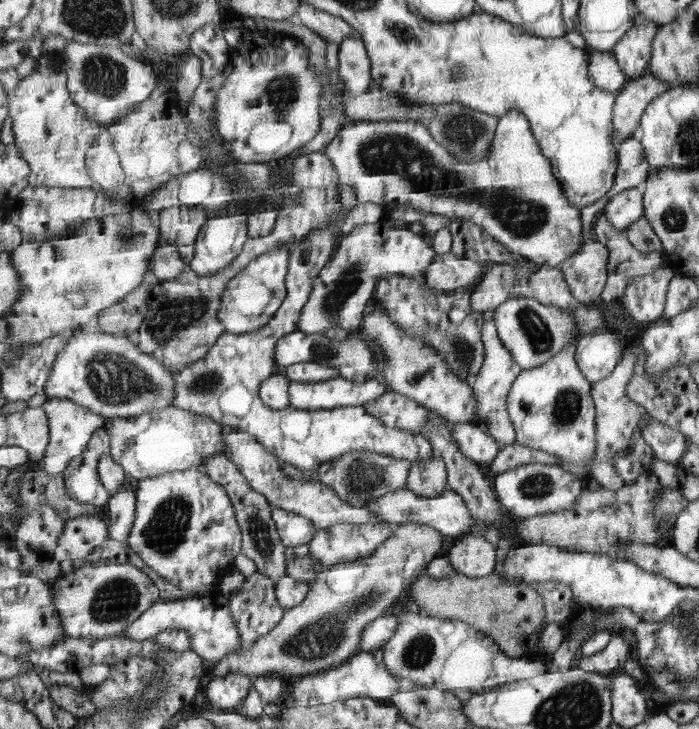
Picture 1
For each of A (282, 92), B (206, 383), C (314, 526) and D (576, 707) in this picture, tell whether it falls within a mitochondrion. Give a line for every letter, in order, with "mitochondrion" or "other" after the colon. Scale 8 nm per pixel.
A: mitochondrion
B: mitochondrion
C: other
D: mitochondrion

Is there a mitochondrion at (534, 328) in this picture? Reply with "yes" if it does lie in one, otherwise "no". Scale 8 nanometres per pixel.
yes

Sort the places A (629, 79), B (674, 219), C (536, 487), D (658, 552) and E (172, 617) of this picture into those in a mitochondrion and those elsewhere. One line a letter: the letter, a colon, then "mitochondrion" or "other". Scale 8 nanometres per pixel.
A: other
B: mitochondrion
C: mitochondrion
D: other
E: other

